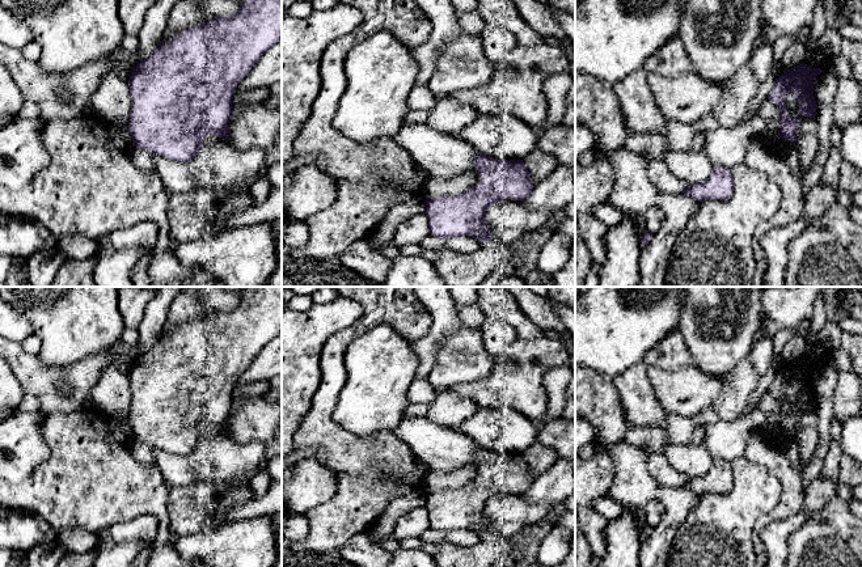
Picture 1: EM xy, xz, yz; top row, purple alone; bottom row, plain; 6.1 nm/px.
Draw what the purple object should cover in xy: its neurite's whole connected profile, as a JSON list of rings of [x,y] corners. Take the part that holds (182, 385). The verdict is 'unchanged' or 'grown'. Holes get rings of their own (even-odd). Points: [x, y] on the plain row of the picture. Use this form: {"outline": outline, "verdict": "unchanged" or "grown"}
{"outline": [[[248,287],[236,308],[215,310],[164,335],[132,360],[128,426],[132,440],[177,456],[195,450],[208,428],[228,430],[237,377],[257,354],[282,333],[282,287]]], "verdict": "unchanged"}

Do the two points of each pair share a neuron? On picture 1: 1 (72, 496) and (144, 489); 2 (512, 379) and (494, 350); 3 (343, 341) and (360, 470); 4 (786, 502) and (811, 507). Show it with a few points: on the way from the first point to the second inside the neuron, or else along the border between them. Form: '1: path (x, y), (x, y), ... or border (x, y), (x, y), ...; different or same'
1: path (91, 493), (126, 493); same
2: border (516, 338), (503, 352), (493, 358); different
3: path (333, 373), (324, 400), (324, 434), (328, 438); same
4: border (805, 495), (802, 510); different

